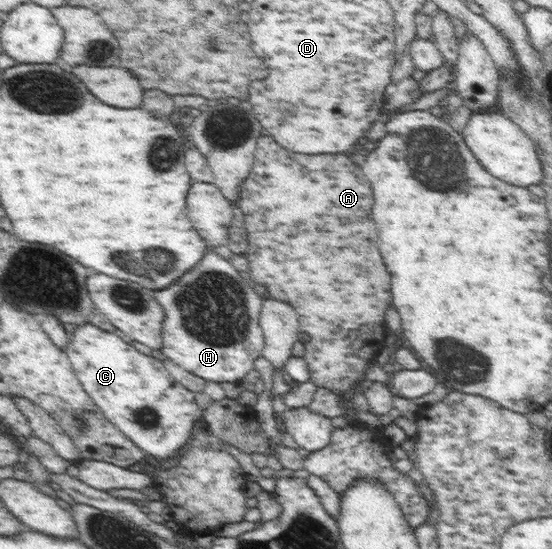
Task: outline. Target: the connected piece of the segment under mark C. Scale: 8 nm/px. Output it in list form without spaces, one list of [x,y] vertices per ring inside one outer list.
[[[85,323],[69,335],[64,349],[74,373],[104,416],[139,449],[155,459],[169,459],[189,440],[201,409],[193,392],[171,377],[155,357],[139,353],[121,337]]]

